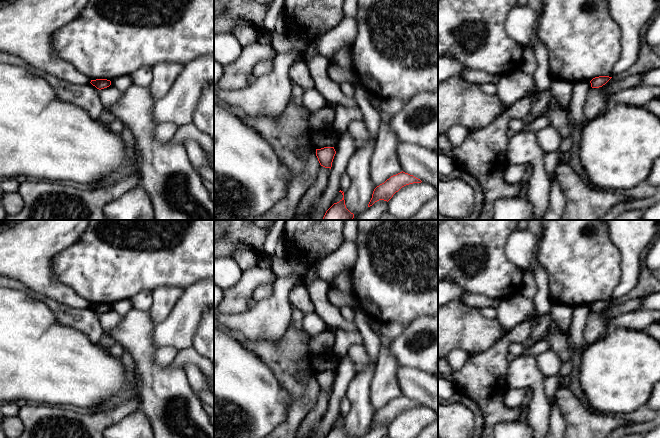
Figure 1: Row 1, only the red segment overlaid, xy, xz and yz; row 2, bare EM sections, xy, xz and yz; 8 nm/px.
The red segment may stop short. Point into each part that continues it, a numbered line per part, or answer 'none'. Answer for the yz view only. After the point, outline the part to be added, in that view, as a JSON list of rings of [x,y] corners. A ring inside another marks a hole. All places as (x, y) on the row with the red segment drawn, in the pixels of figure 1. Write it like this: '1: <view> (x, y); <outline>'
none

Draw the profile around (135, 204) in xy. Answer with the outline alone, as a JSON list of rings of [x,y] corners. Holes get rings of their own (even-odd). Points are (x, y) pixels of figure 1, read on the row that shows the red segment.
[[[141,184],[106,204],[103,213],[108,220],[155,220],[151,199]]]

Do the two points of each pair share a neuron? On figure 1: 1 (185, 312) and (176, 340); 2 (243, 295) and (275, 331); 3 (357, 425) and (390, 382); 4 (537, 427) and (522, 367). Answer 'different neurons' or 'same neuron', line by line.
1: same neuron
2: different neurons
3: different neurons
4: same neuron

